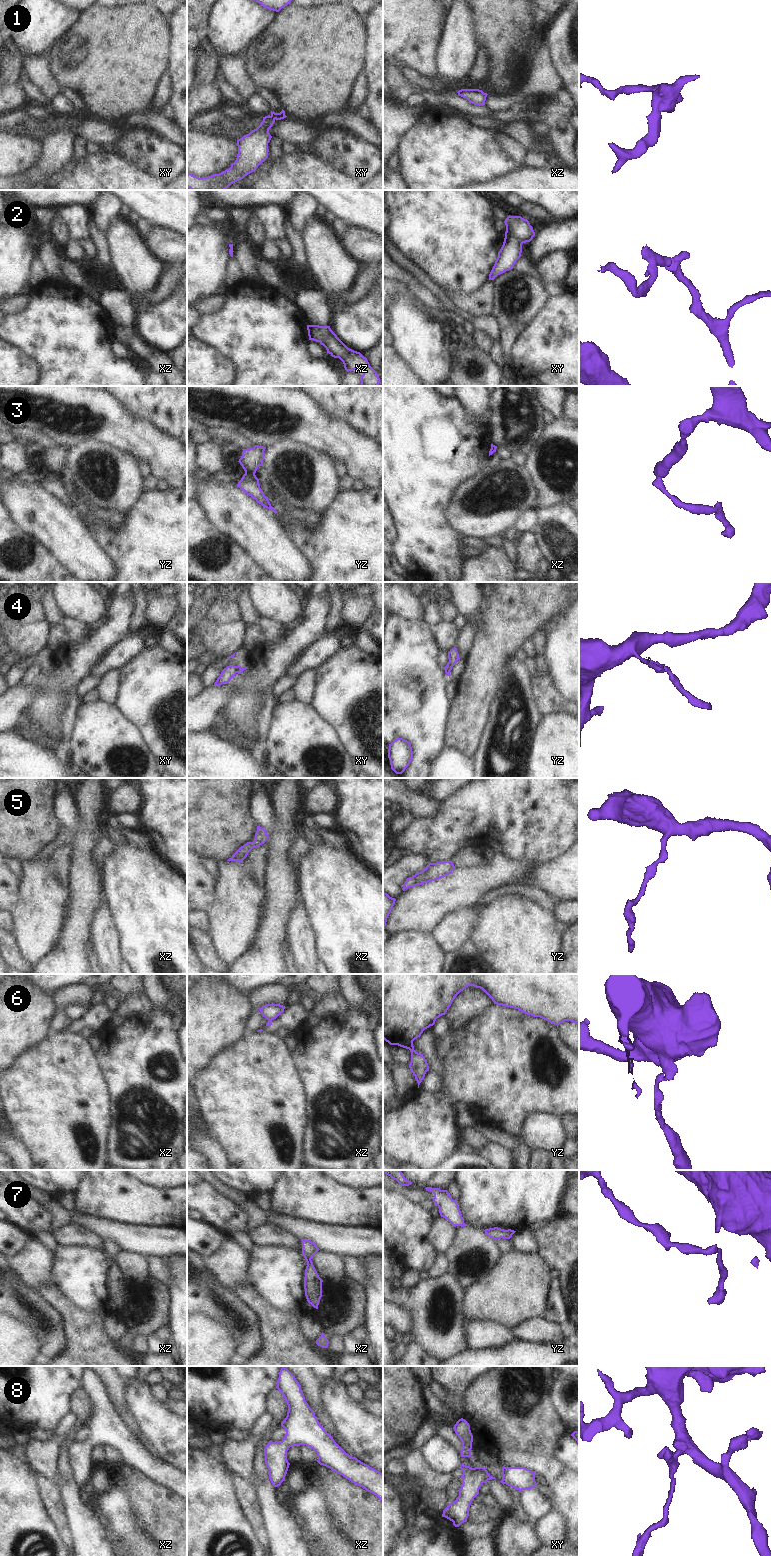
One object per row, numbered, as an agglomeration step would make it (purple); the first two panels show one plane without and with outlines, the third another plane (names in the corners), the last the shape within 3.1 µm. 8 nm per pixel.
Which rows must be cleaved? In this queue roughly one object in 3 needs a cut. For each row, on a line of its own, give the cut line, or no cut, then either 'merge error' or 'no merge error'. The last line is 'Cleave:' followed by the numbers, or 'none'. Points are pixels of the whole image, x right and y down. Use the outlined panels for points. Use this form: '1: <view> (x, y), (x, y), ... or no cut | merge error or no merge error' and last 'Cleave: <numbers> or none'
1: no cut | no merge error
2: xz (313, 326), (320, 331), (319, 341) | merge error
3: yz (245, 472), (254, 474) | merge error
4: xy (235, 666), (237, 672) | merge error
5: no cut | no merge error
6: xz (268, 1019), (270, 1021) | merge error
7: no cut | no merge error
8: no cut | no merge error
Cleave: 2, 3, 4, 6

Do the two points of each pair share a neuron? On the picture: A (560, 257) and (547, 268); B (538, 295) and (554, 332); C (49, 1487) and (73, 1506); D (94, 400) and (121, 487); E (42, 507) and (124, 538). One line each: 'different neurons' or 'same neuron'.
A: same neuron
B: different neurons
C: different neurons
D: different neurons
E: different neurons

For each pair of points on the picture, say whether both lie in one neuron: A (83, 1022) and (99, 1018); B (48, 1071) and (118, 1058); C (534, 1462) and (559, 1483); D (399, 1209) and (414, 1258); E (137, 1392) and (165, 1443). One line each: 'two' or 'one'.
A: one
B: two
C: one
D: one
E: one

